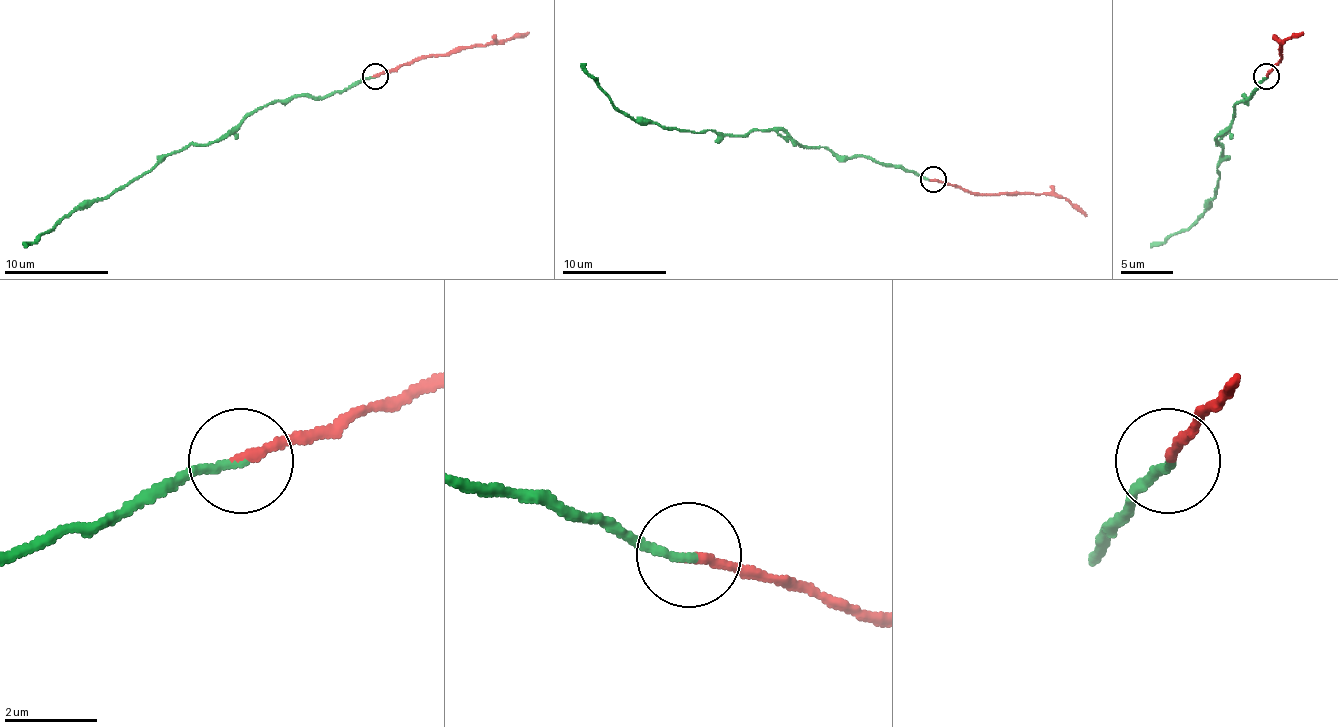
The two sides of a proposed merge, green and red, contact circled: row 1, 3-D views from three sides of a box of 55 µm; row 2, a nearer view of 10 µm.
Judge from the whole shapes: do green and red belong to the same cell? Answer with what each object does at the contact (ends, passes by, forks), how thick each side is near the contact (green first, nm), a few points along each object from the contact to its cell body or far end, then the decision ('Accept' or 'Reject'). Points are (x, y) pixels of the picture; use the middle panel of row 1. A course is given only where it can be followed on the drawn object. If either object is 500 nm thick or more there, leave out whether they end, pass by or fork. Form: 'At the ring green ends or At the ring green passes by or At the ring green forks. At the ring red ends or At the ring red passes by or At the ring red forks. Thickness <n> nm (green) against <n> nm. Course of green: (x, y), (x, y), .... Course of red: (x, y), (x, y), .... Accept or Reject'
At the ring green ends. At the ring red ends. Thickness 180 nm (green) against 200 nm. Course of green: (932, 180), (880, 162), (799, 146), (775, 130), (721, 136), (635, 123), (580, 63). Course of red: (932, 180), (979, 193), (1062, 196), (1086, 216). Reject

